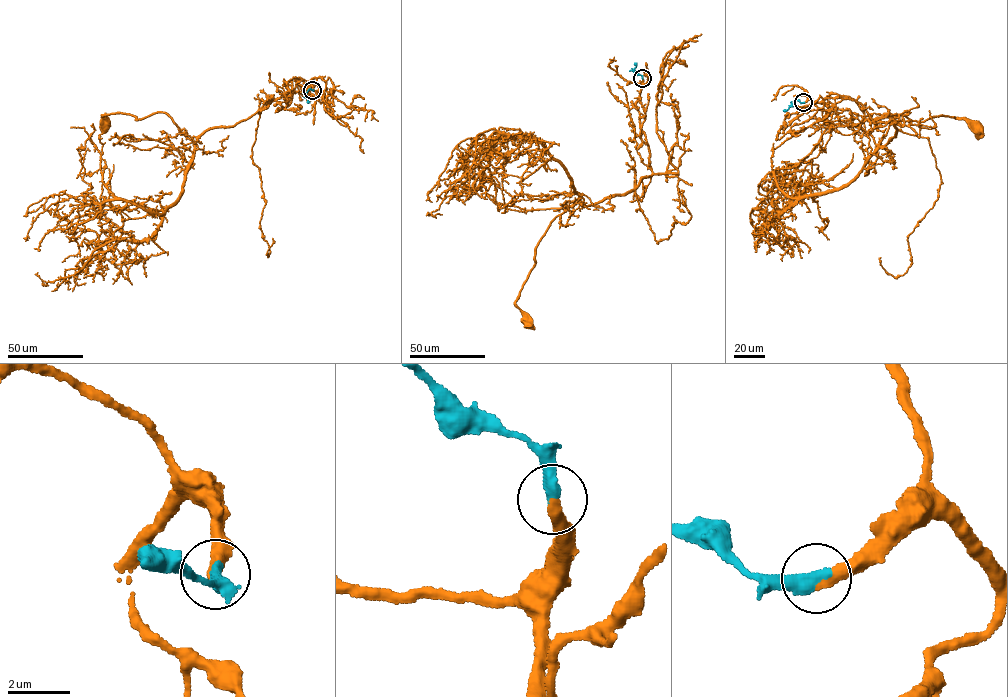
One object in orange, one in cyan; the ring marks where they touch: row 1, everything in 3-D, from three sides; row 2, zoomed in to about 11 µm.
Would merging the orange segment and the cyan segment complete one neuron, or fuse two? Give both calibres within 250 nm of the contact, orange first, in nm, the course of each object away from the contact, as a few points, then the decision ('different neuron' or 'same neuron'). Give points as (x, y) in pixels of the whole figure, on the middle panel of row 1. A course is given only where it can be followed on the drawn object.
440/480 nm | orange via (642, 78), (635, 105), (652, 173), (624, 194), (584, 206), (578, 201), (551, 221), (515, 302), (528, 325) | cyan via (642, 78), (634, 71), (635, 62) | same neuron

